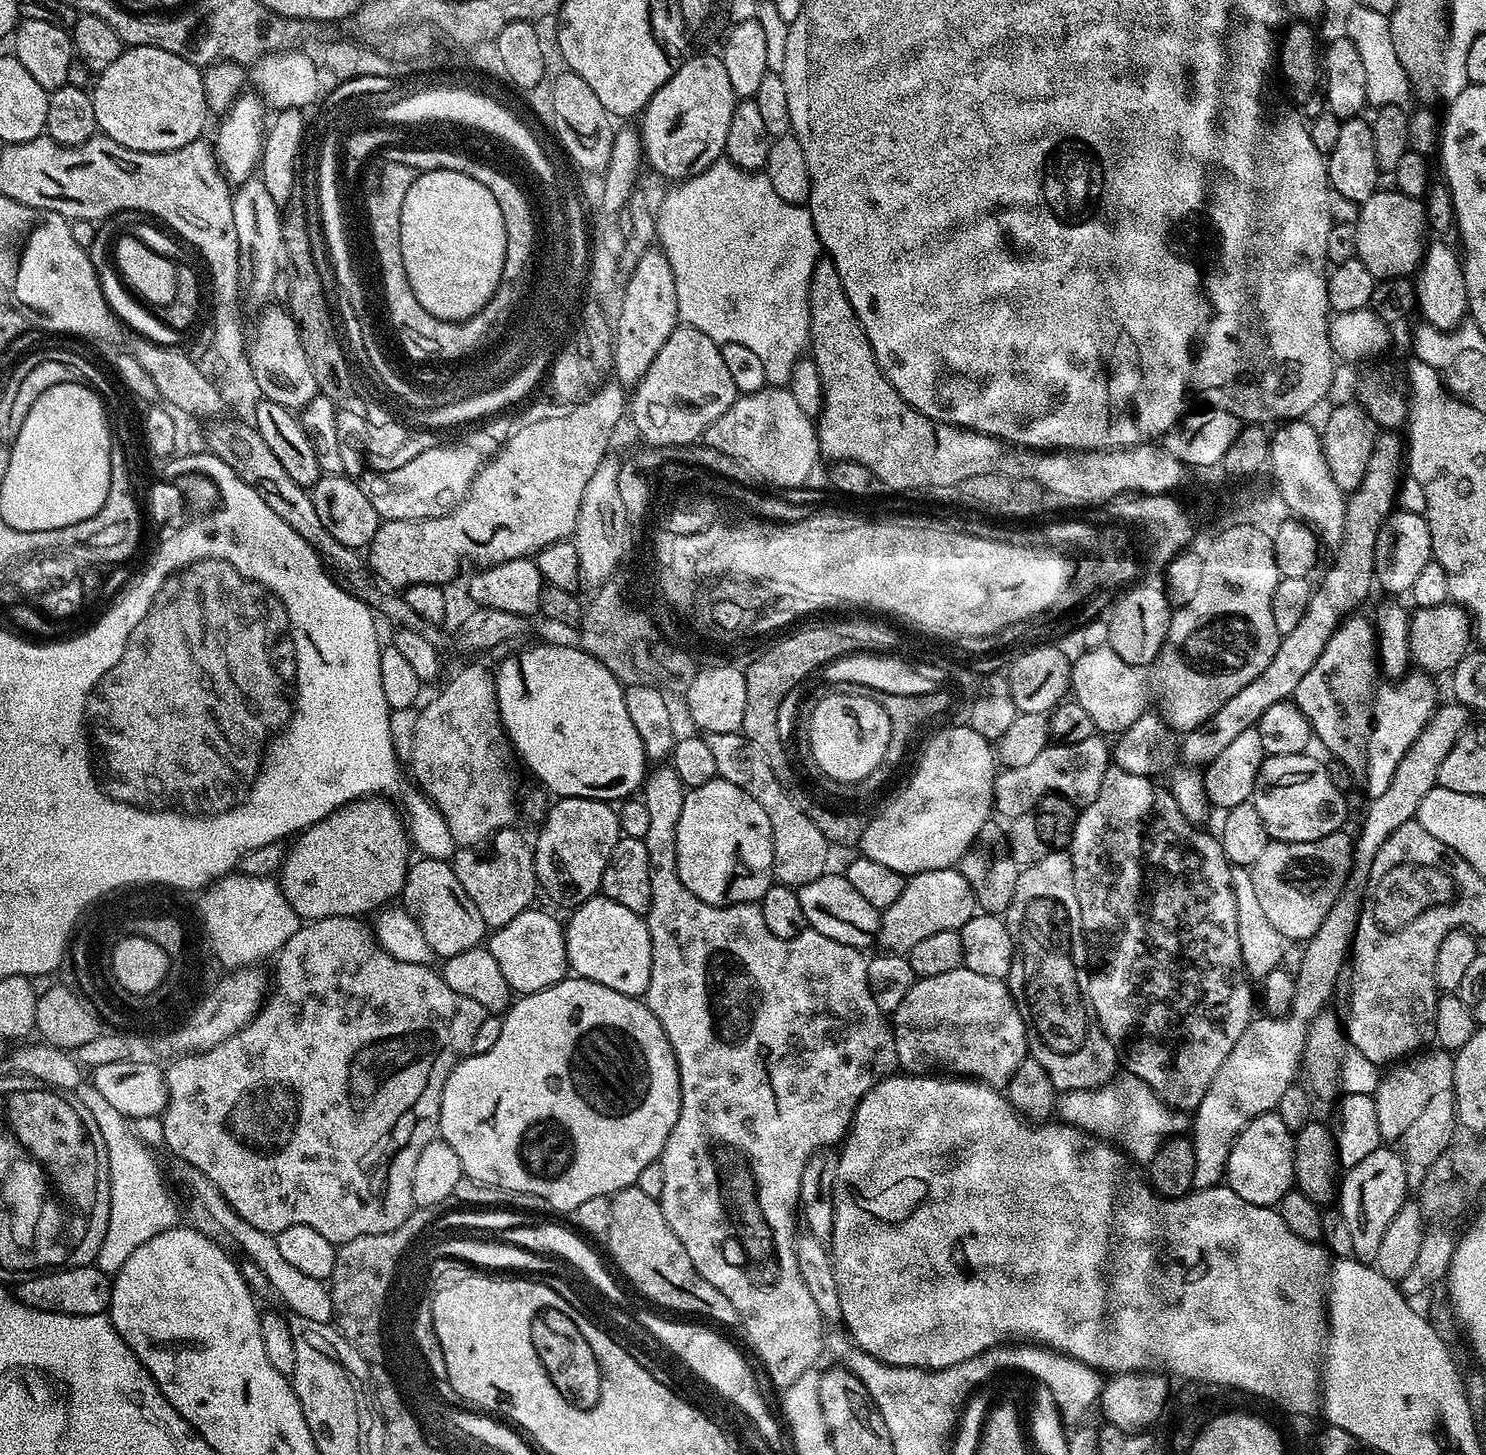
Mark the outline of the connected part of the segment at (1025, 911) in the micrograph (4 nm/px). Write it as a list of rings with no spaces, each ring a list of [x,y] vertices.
[[[1049,850],[1040,861],[1020,868],[1020,877],[1014,886],[1014,898],[1006,913],[1006,923],[1012,942],[1016,945],[1006,983],[1012,1001],[1024,1019],[1031,1059],[1048,1071],[1050,1082],[1054,1082],[1061,1093],[1079,1088],[1099,1088],[1101,1084],[1107,1084],[1118,1072],[1118,1049],[1102,1030],[1088,997],[1090,949],[1084,938],[1078,898],[1074,890],[1072,857],[1067,851]]]

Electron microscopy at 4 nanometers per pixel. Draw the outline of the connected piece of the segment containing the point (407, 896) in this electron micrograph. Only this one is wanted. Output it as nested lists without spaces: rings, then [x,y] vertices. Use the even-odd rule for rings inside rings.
[[[420,858],[417,861],[417,864],[415,861],[409,867],[402,900],[405,900],[403,903],[407,911],[418,922],[422,938],[430,942],[432,953],[437,957],[447,958],[462,954],[462,950],[481,947],[486,936],[484,919],[482,914],[478,914],[478,906],[470,902],[466,890],[462,890],[462,882],[458,882],[458,874],[452,869],[451,863],[447,859],[431,858]]]

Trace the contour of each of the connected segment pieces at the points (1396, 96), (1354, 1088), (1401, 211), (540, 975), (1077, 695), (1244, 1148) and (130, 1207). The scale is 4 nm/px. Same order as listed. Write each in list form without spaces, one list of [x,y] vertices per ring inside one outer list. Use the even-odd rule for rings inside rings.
[[[1356,6],[1346,18],[1344,35],[1350,42],[1354,42],[1354,47],[1358,49],[1358,55],[1362,58],[1362,66],[1366,73],[1368,104],[1373,109],[1386,106],[1404,108],[1407,100],[1414,96],[1414,89],[1408,81],[1402,62],[1398,62],[1398,50],[1394,50],[1390,16]]]
[[[1332,1010],[1321,1012],[1313,1020],[1312,1027],[1308,1030],[1308,1041],[1304,1047],[1302,1064],[1306,1072],[1308,1068],[1309,1081],[1307,1080],[1307,1083],[1317,1097],[1339,1098],[1350,1094],[1372,1096],[1381,1080],[1381,1073],[1378,1071],[1377,1065],[1369,1062],[1348,1040],[1341,1021],[1332,1013]]]
[[[1377,190],[1366,203],[1359,205],[1360,217],[1354,220],[1356,226],[1356,255],[1355,259],[1361,260],[1374,274],[1377,281],[1393,280],[1399,276],[1411,277],[1420,267],[1420,261],[1424,255],[1426,239],[1426,213],[1423,203],[1417,197],[1407,196],[1395,190]]]
[[[527,908],[518,914],[518,918],[510,918],[506,926],[495,929],[486,940],[488,952],[494,954],[506,982],[516,994],[546,990],[560,983],[570,972],[564,941],[565,925],[561,921],[559,924],[550,913],[539,912],[538,908]]]
[[[1107,646],[1101,648],[1089,648],[1081,651],[1080,657],[1075,657],[1072,665],[1071,695],[1076,703],[1090,714],[1090,718],[1096,723],[1101,733],[1119,734],[1125,732],[1138,718],[1144,715],[1144,692],[1146,696],[1146,680],[1140,677],[1141,673],[1131,664],[1122,662],[1118,654]]]
[[[1275,1111],[1262,1114],[1251,1120],[1232,1143],[1226,1173],[1227,1187],[1243,1203],[1257,1204],[1260,1208],[1279,1205],[1280,1199],[1294,1188],[1295,1153],[1294,1133],[1288,1129],[1286,1122],[1282,1122]]]
[[[82,1082],[74,1090],[74,1095],[90,1110],[98,1130],[102,1133],[103,1141],[106,1142],[111,1178],[111,1210],[106,1237],[99,1248],[96,1265],[106,1273],[115,1274],[138,1246],[144,1245],[165,1228],[175,1225],[174,1204],[164,1186],[160,1170],[150,1154],[152,1152],[135,1135],[127,1117],[118,1113],[91,1082]]]

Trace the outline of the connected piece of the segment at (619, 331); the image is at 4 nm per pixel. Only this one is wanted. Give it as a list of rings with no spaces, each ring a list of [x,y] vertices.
[[[649,246],[641,254],[640,259],[631,265],[631,268],[632,277],[629,278],[628,285],[624,288],[624,297],[620,300],[620,313],[617,314],[616,318],[614,316],[614,335],[612,338],[611,375],[614,377],[615,383],[621,384],[626,390],[631,390],[636,387],[638,382],[642,382],[646,370],[650,370],[650,362],[654,362],[658,350],[662,350],[662,346],[666,346],[666,338],[670,338],[670,334],[678,327],[680,320],[674,274],[670,270],[670,262],[666,258],[666,254],[659,247]]]

